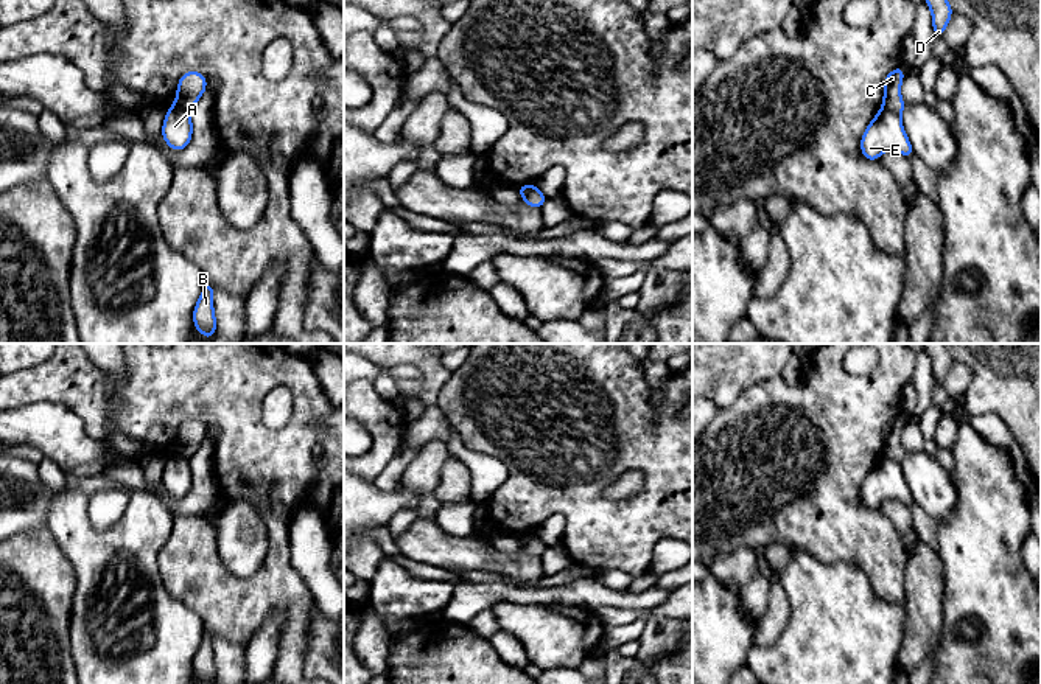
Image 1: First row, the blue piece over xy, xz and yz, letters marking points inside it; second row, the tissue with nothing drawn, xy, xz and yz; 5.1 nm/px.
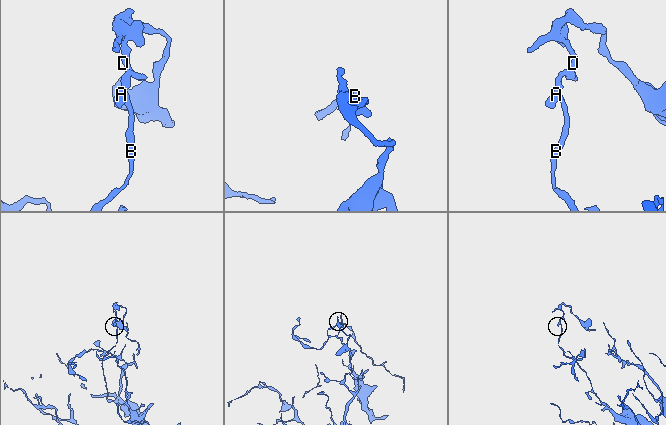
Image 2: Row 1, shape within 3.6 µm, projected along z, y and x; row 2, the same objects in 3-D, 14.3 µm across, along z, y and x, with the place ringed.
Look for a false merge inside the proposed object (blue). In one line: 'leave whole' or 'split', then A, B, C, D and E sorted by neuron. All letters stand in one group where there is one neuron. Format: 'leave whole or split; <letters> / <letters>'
split; A B E / C D

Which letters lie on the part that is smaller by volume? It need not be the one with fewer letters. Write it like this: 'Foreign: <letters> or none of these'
Foreign: C, D

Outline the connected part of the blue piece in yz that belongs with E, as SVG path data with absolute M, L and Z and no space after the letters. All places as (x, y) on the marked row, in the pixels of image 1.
M889 109L876 113L860 140L860 152L867 160L878 162L884 151L898 151L907 159L915 155L903 129L901 115Z

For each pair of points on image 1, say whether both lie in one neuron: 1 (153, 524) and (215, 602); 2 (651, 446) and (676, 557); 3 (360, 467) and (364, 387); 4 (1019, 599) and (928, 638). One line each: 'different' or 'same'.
1: different
2: different
3: same
4: different

